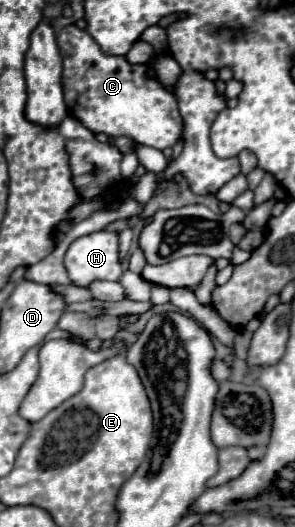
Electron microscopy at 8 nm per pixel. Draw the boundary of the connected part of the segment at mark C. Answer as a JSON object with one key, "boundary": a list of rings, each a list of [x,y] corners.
{"boundary":[[[67,26],[57,34],[57,44],[63,56],[63,92],[65,102],[73,118],[77,118],[91,132],[103,132],[107,136],[129,136],[143,146],[165,150],[175,146],[183,138],[183,118],[177,110],[177,102],[169,90],[161,86],[159,80],[147,78],[143,64],[131,66],[125,56],[105,56],[95,40],[77,26]]]}

